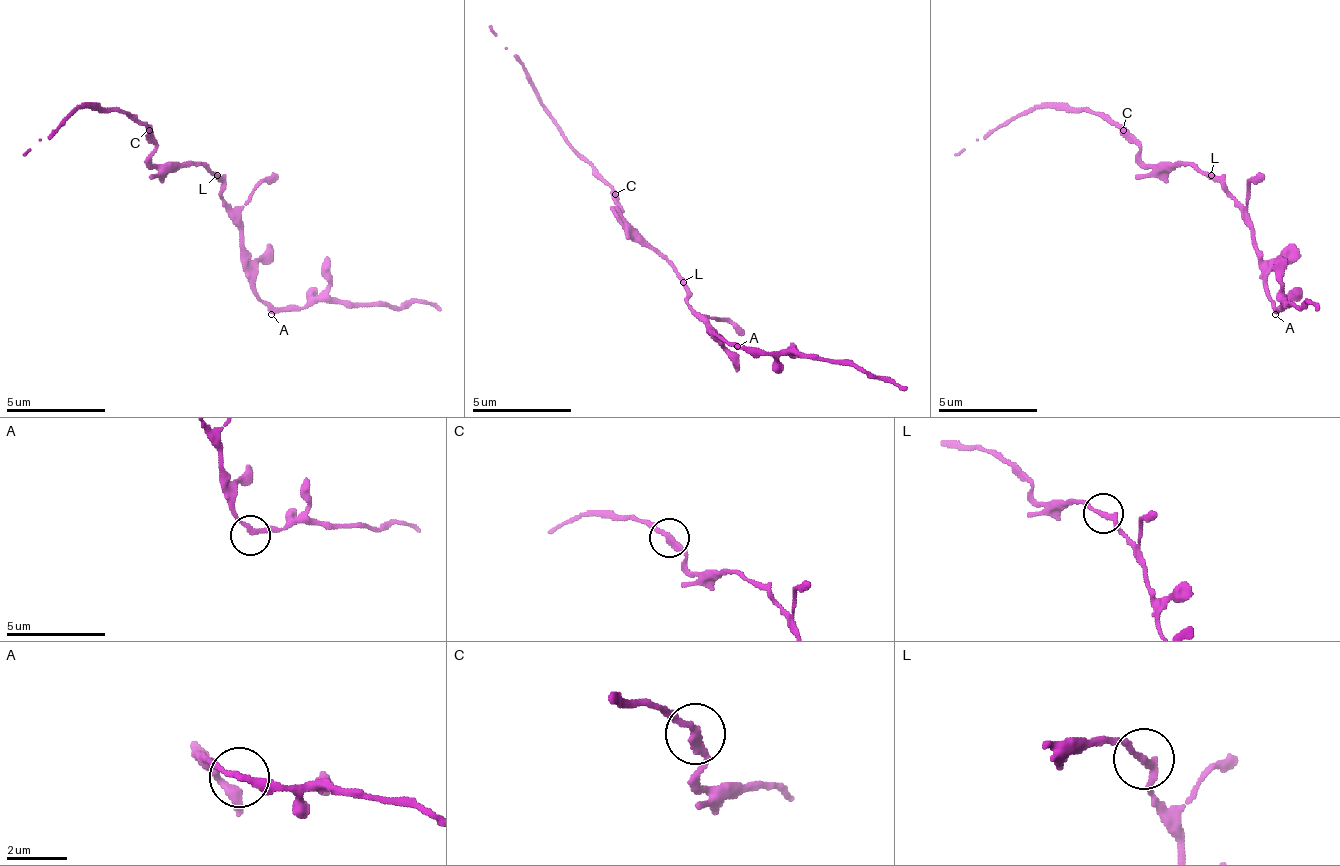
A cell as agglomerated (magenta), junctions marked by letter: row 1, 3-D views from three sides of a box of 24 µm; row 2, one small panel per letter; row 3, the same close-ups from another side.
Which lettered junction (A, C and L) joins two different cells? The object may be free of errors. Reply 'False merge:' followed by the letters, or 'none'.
False merge: none

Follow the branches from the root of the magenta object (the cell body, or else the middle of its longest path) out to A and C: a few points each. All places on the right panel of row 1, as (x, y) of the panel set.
A: (1206, 175), (1221, 185), (1250, 230), (1250, 245), (1260, 259), (1260, 279), (1275, 314)
C: (1206, 175), (1201, 175), (1191, 165), (1146, 165), (1141, 160), (1141, 151), (1122, 131)

